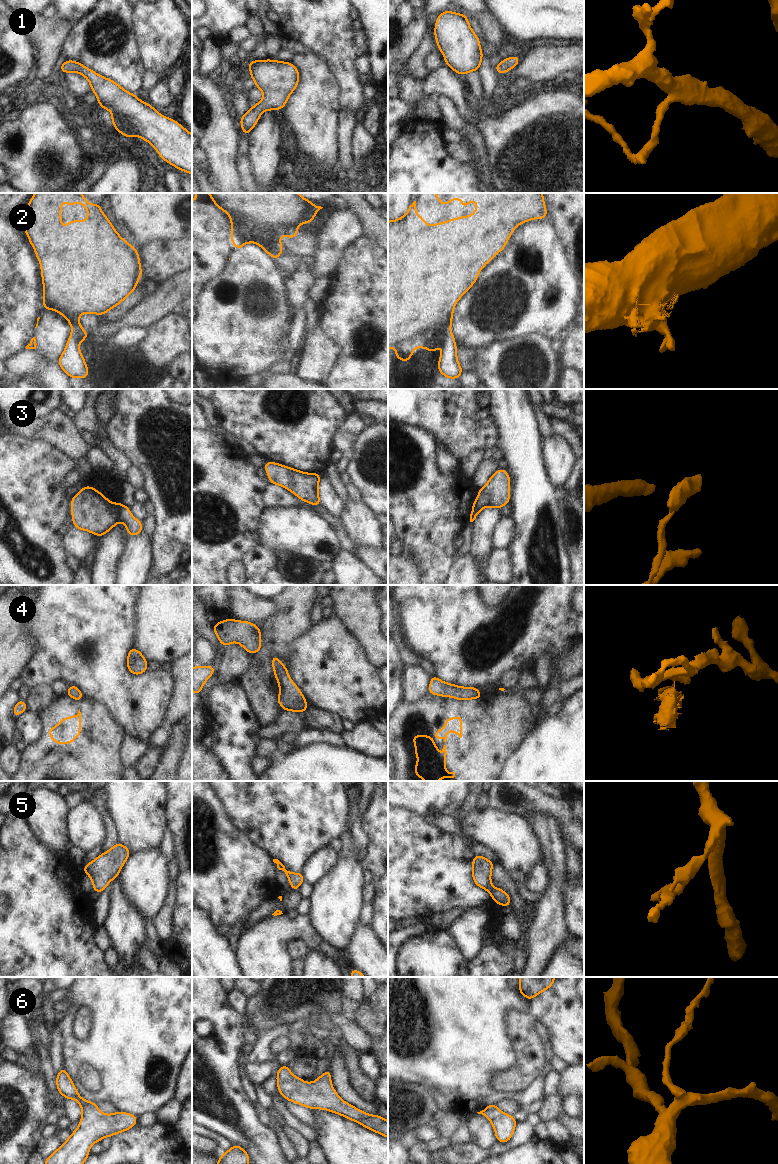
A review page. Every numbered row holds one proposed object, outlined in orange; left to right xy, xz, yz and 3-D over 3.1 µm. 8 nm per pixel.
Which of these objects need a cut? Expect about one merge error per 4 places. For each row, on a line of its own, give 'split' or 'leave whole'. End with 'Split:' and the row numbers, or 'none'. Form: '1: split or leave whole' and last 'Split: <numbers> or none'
1: leave whole
2: split
3: split
4: split
5: leave whole
6: leave whole
Split: 2, 3, 4

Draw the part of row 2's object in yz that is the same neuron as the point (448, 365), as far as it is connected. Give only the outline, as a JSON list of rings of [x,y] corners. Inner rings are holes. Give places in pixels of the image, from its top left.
[[[452,333],[447,335],[443,347],[445,349],[442,351],[439,358],[438,370],[440,374],[447,378],[458,379],[463,373],[463,370],[457,360],[457,346]]]

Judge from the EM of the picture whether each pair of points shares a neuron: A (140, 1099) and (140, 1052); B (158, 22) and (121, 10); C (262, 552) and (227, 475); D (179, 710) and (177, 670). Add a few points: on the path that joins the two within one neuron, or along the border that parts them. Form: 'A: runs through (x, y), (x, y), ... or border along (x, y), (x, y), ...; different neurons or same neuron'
A: runs through (140, 1087), (140, 1064); same neuron
B: border along (132, 20), (138, 43); different neurons
C: border along (261, 543), (242, 560); different neurons
D: runs through (181, 700), (181, 680); same neuron

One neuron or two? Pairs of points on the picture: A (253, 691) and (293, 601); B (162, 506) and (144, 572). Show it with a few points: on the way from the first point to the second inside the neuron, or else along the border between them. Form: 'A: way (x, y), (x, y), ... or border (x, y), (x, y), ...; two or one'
A: way (261, 669), (264, 654), (288, 623); one
B: border (151, 539), (153, 545), (152, 565); two

